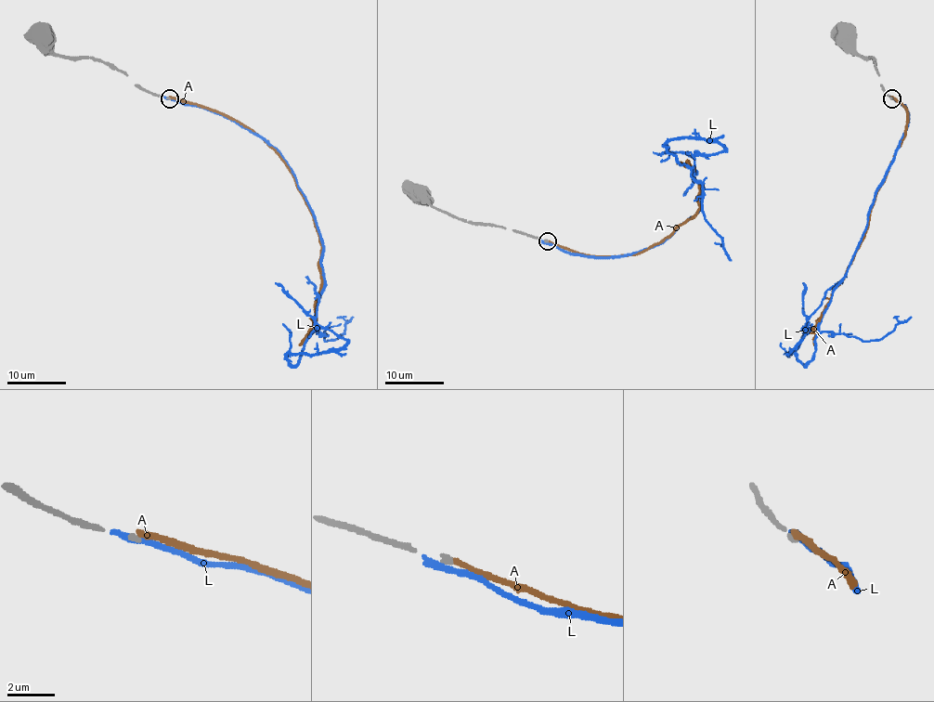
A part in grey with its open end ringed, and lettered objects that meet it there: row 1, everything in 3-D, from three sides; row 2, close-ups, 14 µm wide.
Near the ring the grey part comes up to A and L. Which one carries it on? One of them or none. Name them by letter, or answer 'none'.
none

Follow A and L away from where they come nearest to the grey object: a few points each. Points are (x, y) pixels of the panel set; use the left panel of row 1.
A: (168, 98), (216, 110), (253, 129), (289, 169), (321, 243), (321, 288), (316, 302), (316, 321), (299, 344)
L: (168, 98), (261, 136), (313, 214), (324, 288), (291, 366), (287, 355), (346, 342), (316, 321), (305, 277)

